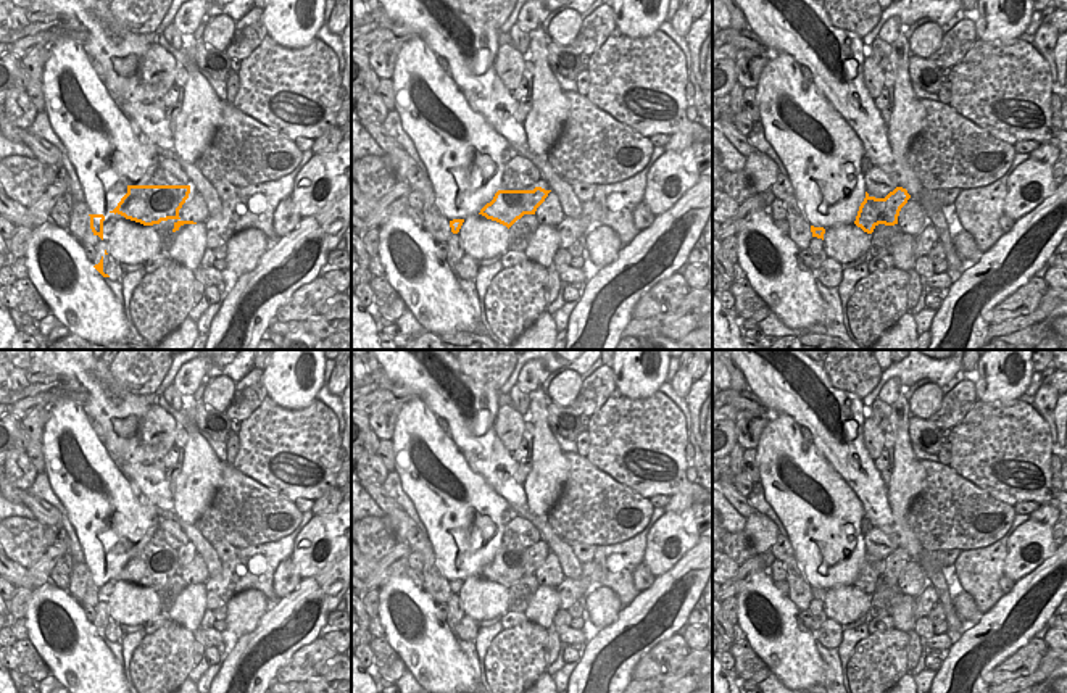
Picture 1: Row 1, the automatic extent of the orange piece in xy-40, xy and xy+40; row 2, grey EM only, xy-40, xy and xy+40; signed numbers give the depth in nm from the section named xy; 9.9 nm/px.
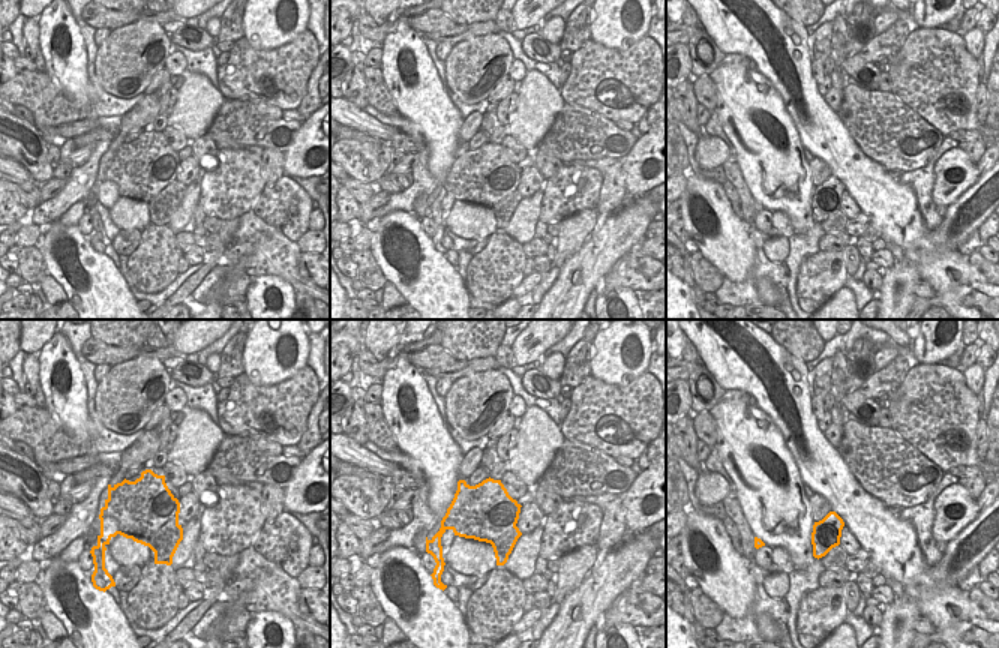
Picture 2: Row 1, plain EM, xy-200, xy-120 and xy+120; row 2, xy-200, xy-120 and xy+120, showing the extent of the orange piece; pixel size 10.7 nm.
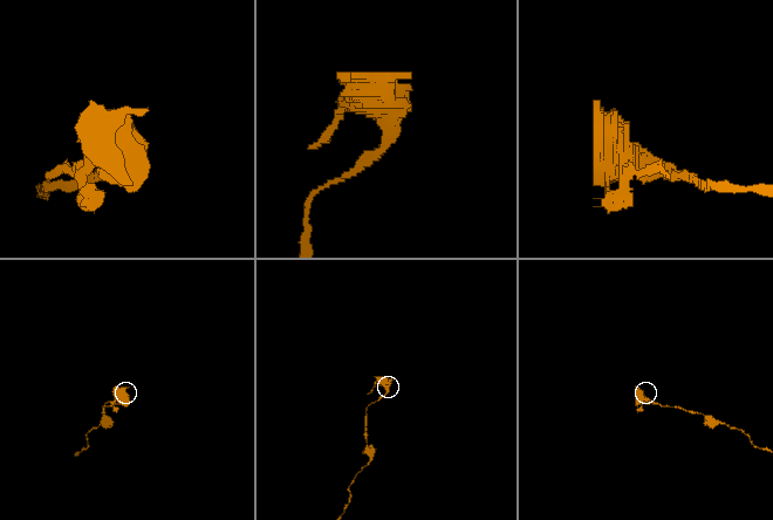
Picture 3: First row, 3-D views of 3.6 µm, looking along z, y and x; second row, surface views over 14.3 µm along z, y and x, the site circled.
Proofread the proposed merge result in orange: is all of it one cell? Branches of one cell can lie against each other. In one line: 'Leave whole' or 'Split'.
Split

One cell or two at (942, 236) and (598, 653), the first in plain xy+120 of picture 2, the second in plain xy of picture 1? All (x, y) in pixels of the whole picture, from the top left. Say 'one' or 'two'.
one

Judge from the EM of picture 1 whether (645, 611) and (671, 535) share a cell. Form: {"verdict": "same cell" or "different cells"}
{"verdict": "different cells"}

